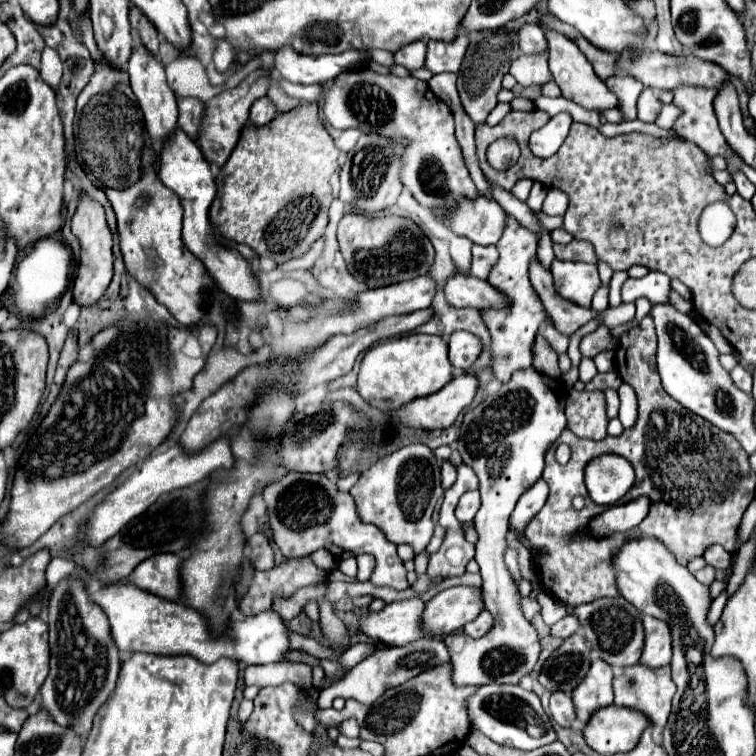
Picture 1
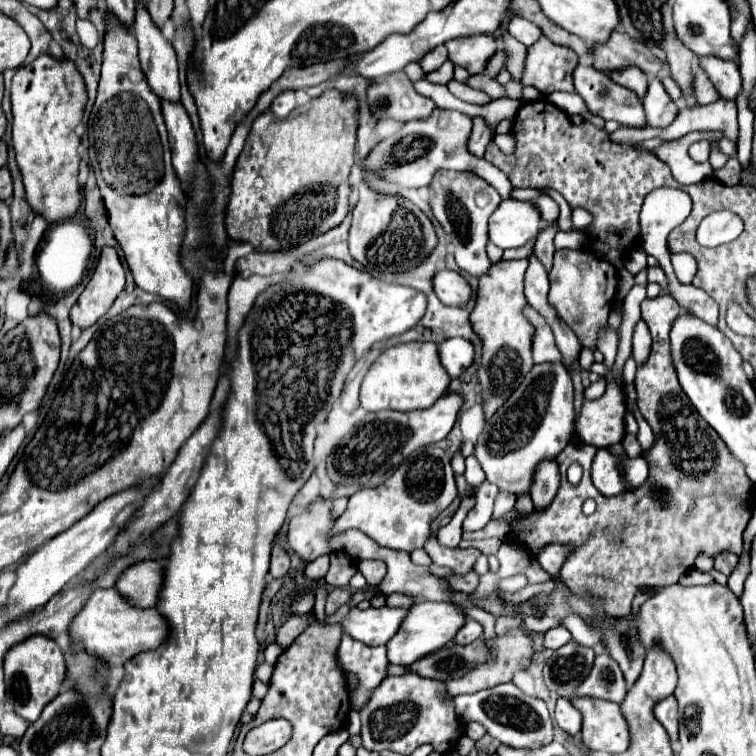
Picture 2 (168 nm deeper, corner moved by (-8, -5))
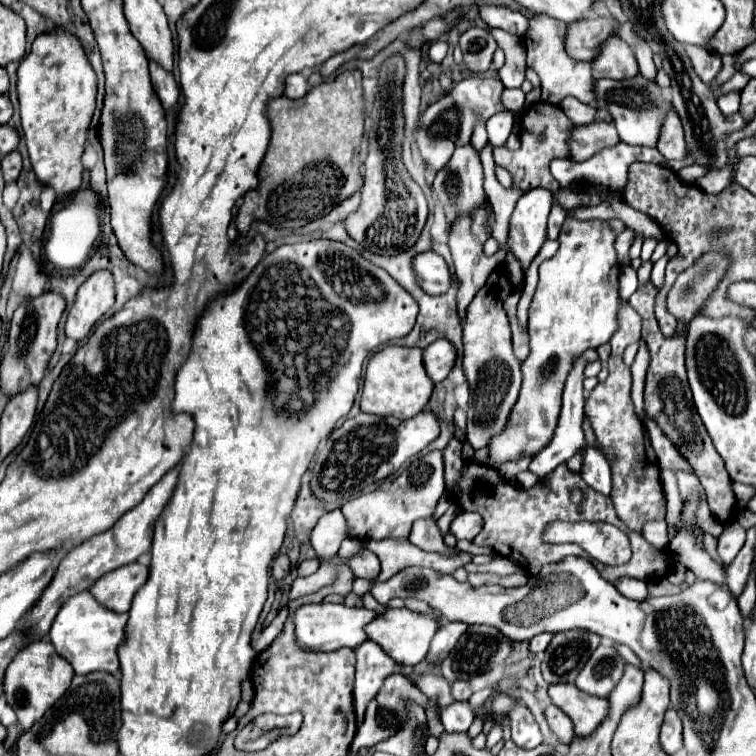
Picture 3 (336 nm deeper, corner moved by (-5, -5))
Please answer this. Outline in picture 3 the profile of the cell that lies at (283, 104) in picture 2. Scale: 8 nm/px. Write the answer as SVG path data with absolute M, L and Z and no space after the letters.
M289 74L285 80L285 96L289 98L303 98L309 90L309 82L305 74Z

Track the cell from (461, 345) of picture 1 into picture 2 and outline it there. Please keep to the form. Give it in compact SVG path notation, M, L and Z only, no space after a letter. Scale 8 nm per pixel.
M448 338L440 344L440 360L452 378L460 376L474 362L474 346L464 338Z

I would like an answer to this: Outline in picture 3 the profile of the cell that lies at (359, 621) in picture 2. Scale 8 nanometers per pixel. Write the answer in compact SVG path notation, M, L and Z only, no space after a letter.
M303 604L293 612L295 620L295 640L301 648L313 652L329 652L343 646L357 648L361 642L367 640L365 624L369 624L377 614L367 608L349 608L345 604Z

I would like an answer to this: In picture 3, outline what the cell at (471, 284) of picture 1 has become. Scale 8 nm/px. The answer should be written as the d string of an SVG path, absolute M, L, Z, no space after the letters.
M421 252L413 256L413 270L417 274L417 282L419 286L427 292L427 294L445 294L449 290L451 284L451 274L449 268L445 264L445 260L431 252Z

